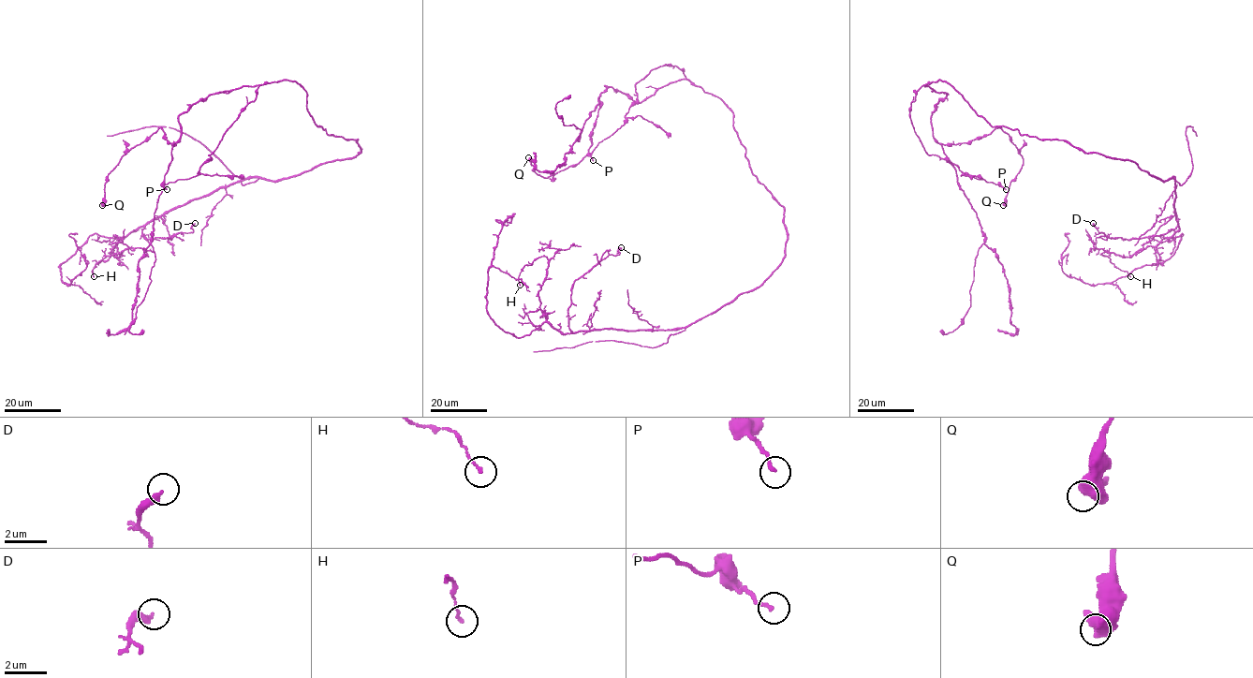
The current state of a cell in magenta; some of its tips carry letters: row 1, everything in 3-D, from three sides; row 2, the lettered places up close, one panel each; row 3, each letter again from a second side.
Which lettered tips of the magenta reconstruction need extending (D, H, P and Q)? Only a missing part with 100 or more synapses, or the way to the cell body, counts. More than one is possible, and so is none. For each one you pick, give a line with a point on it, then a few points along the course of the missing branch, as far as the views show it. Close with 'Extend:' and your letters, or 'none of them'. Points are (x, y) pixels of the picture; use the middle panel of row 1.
Extend: none of them

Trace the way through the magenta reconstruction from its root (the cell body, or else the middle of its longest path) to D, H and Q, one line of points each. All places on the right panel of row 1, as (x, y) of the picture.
D: (1059, 140), (1130, 160), (1158, 179), (1174, 178), (1173, 229), (1123, 239), (1099, 233), (1093, 223)
H: (1059, 140), (1130, 160), (1158, 179), (1174, 178), (1178, 228), (1128, 257), (1101, 254), (1130, 276)
Q: (1059, 140), (924, 85), (948, 94), (939, 143), (1009, 136), (1023, 165), (1003, 205)

